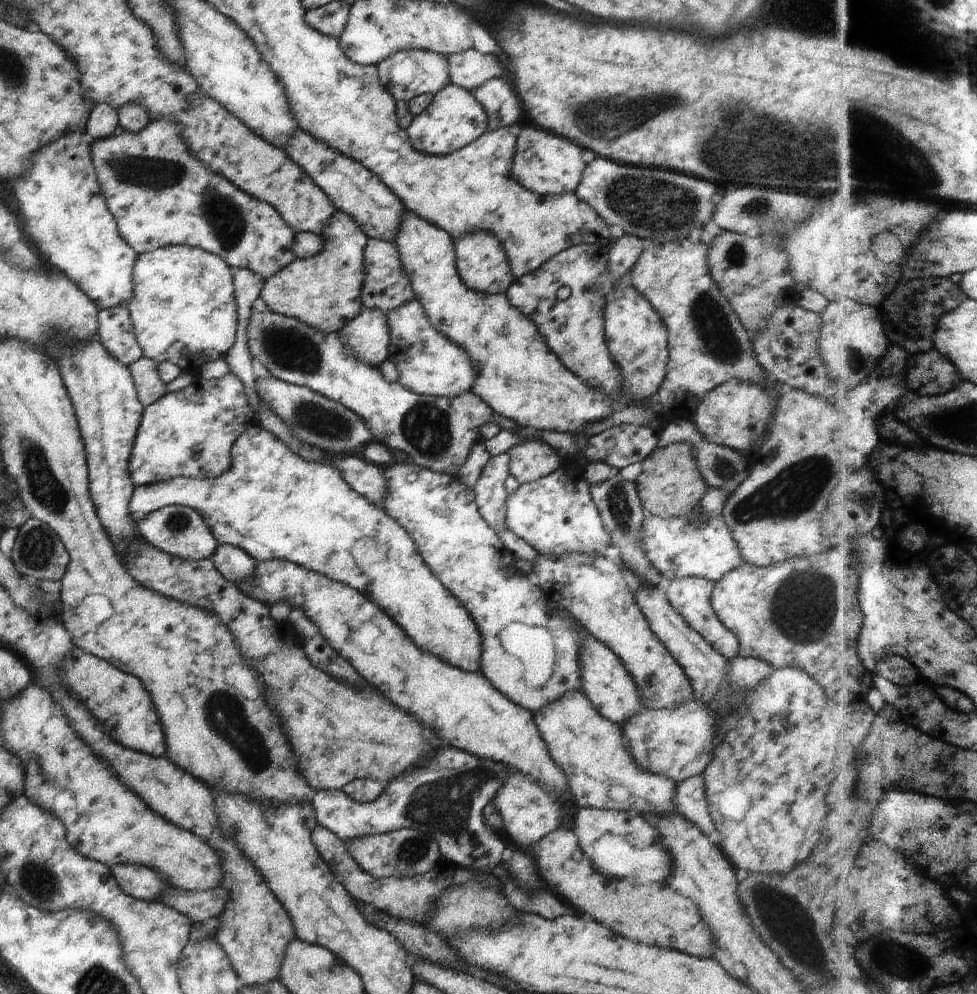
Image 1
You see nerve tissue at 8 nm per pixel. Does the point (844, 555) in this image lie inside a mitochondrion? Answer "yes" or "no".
no

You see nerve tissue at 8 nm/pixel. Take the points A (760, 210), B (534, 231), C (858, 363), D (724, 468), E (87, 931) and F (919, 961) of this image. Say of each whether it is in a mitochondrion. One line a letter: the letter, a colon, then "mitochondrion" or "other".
A: mitochondrion
B: other
C: mitochondrion
D: mitochondrion
E: other
F: mitochondrion

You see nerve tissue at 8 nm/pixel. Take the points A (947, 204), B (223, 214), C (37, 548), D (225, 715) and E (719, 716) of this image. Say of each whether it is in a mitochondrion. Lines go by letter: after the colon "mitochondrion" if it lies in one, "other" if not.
A: other
B: mitochondrion
C: mitochondrion
D: mitochondrion
E: other

